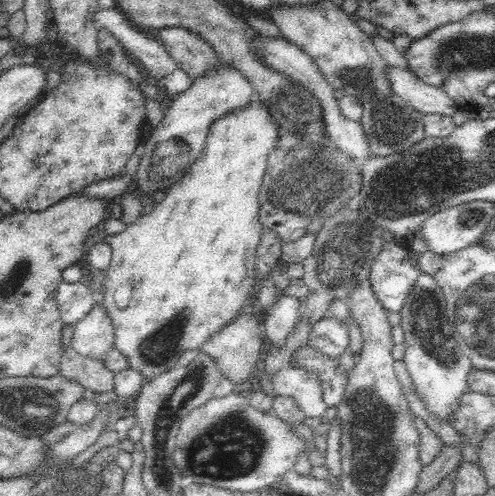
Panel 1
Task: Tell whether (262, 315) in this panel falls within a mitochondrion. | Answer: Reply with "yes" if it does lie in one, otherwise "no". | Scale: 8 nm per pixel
no

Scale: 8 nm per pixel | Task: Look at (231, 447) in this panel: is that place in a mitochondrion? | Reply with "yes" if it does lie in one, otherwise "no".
yes

